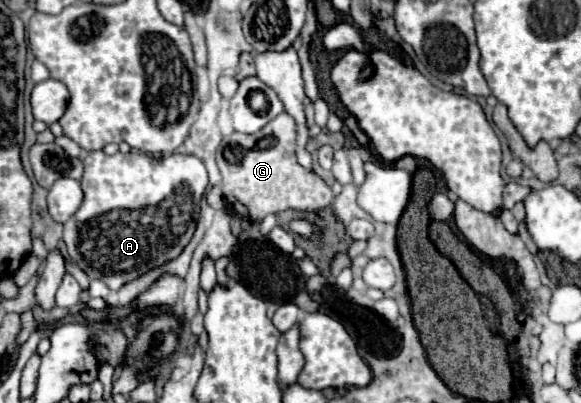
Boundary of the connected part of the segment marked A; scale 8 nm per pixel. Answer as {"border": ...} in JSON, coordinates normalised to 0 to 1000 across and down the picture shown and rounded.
{"border":[[[325,328],[308,362],[306,375],[317,382],[253,382],[224,372],[219,382],[194,382],[184,387],[174,372],[153,377],[153,387],[143,397],[143,506],[136,521],[122,536],[122,546],[112,551],[108,596],[115,605],[119,635],[129,640],[133,660],[153,685],[177,695],[191,720],[205,720],[215,700],[239,690],[253,670],[301,640],[315,610],[329,596],[336,576],[336,546],[343,536],[343,501],[353,476],[356,422],[349,402],[332,382],[332,347],[325,342]]]}

